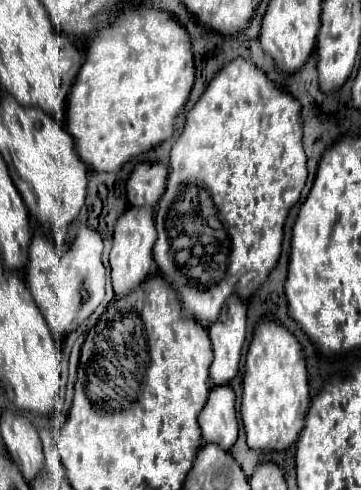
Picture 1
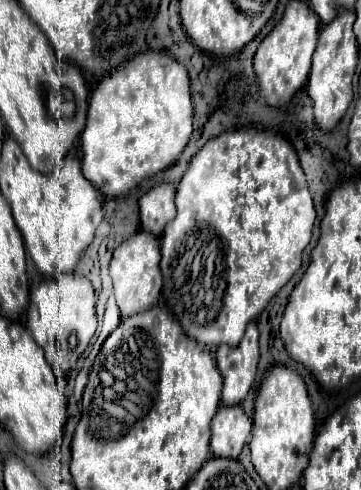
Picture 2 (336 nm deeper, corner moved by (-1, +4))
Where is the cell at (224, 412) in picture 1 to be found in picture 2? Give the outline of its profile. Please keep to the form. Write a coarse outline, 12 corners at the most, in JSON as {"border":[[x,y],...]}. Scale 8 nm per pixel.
{"border":[[241,406],[213,418],[211,452],[237,460],[253,422]]}

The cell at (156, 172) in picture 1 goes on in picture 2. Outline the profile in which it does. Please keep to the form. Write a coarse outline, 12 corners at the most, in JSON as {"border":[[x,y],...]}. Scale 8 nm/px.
{"border":[[175,186],[139,200],[141,228],[159,238],[177,214]]}

